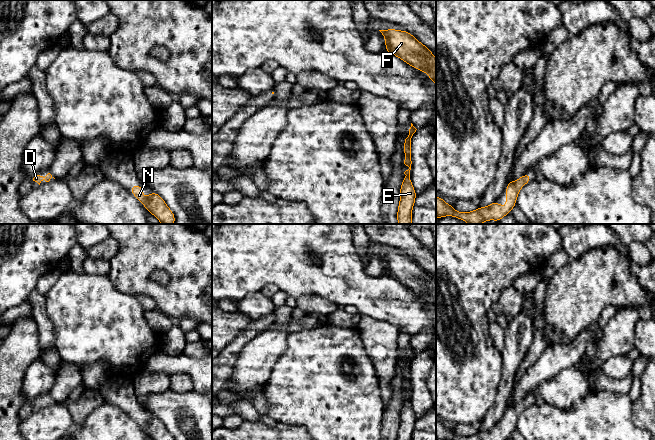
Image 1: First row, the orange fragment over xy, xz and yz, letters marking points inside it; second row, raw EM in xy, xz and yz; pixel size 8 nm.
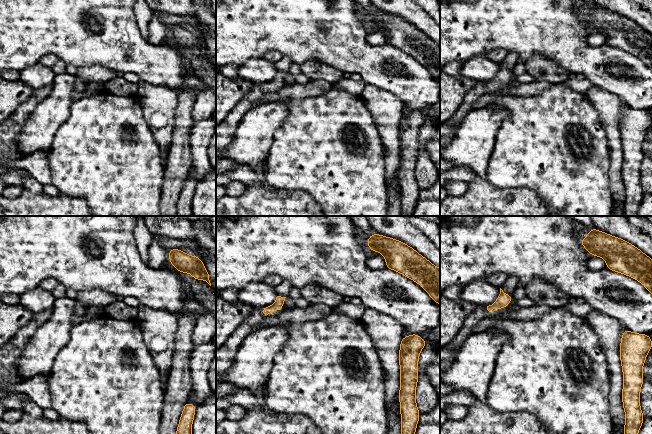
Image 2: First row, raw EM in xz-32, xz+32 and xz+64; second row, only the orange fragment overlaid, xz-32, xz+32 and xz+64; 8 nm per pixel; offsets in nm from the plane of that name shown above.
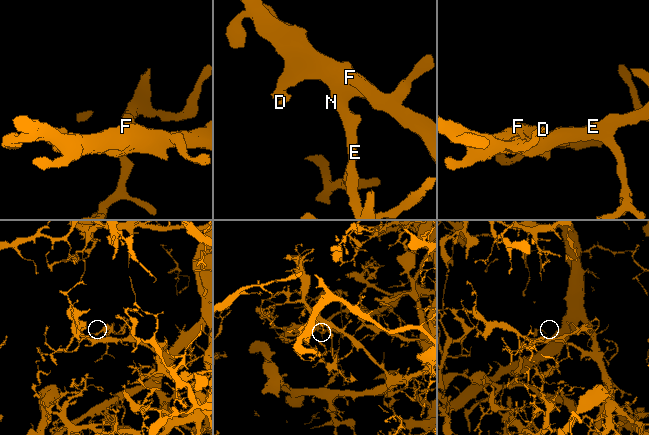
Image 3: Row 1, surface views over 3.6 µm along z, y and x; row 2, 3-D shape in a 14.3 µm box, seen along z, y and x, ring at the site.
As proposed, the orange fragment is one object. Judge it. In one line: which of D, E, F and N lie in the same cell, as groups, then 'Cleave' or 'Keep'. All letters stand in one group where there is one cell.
Groups: D E F N. Keep

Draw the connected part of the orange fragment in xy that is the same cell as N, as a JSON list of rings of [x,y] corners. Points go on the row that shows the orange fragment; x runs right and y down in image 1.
[[[134,184],[131,187],[131,193],[152,215],[160,221],[161,224],[174,224],[175,215],[160,195],[151,192],[144,200],[143,187],[138,186],[137,184]]]

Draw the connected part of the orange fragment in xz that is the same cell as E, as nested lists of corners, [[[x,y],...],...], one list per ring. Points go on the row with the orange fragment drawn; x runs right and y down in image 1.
[[[411,123],[409,129],[409,135],[403,143],[403,151],[405,153],[404,164],[409,167],[408,170],[404,172],[406,177],[403,179],[400,188],[400,202],[397,211],[397,220],[398,224],[412,224],[412,209],[416,199],[416,191],[412,186],[410,179],[410,170],[411,170],[411,138],[416,132],[416,128]]]

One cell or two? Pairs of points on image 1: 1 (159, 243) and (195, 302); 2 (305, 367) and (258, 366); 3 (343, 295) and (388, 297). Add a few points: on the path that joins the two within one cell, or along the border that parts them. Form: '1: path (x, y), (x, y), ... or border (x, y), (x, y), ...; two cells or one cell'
1: path (174, 258), (195, 279), (195, 287); one cell
2: border (286, 347), (273, 365), (271, 374), (263, 385); two cells
3: path (354, 295), (377, 297); one cell

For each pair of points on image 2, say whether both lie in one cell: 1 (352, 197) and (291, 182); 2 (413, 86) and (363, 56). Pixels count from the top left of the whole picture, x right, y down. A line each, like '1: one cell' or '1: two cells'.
1: one cell
2: one cell

